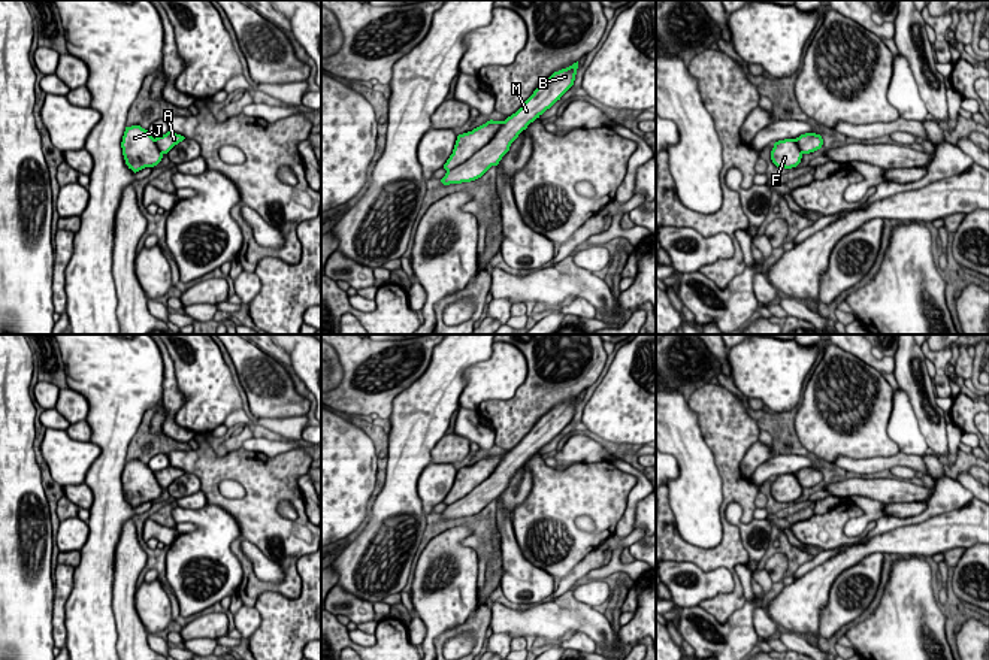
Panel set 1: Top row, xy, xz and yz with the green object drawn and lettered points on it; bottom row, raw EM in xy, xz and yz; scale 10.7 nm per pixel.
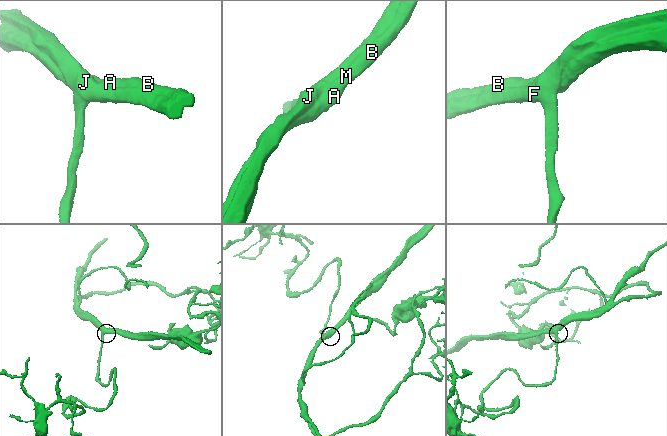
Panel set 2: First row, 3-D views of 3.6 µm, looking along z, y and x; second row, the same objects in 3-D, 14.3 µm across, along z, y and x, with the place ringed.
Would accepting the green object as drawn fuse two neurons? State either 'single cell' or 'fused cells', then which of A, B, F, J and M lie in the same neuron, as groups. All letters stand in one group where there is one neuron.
single cell | A B F J M

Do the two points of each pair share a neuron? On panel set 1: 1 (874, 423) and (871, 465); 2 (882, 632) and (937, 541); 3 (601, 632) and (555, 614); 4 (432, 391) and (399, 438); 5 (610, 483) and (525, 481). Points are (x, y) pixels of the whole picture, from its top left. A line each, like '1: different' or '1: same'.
1: different
2: different
3: same
4: same
5: different

